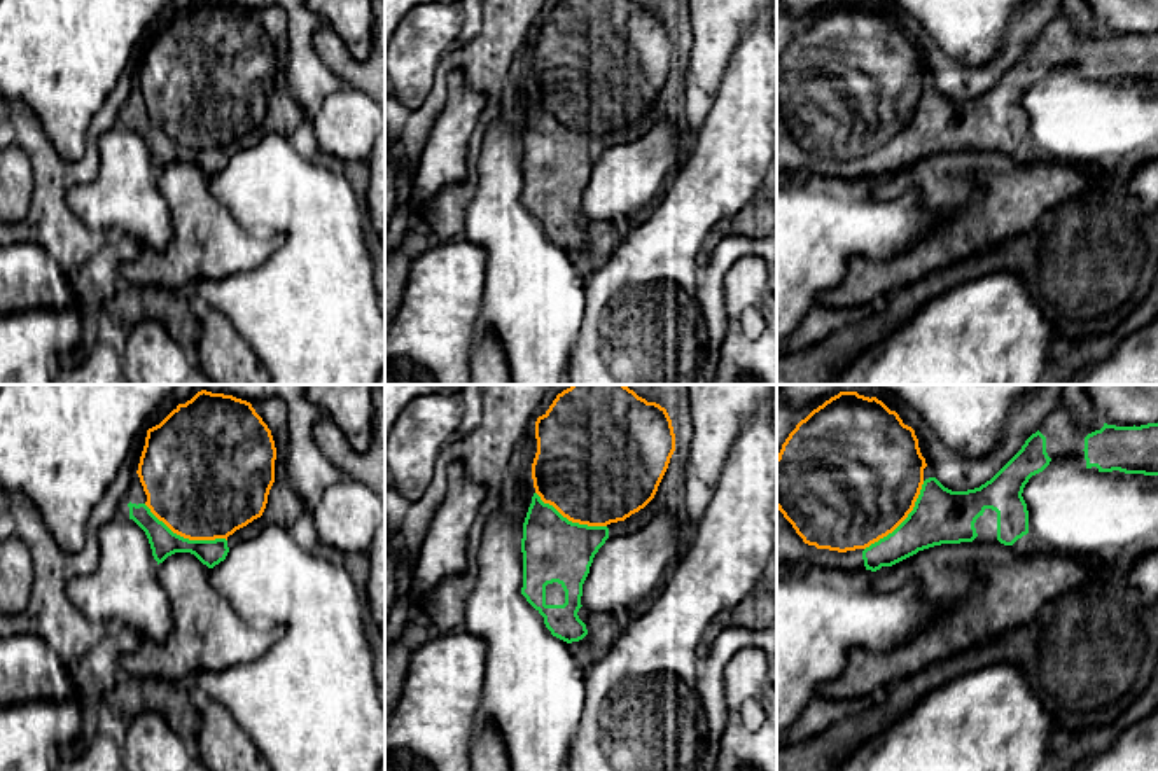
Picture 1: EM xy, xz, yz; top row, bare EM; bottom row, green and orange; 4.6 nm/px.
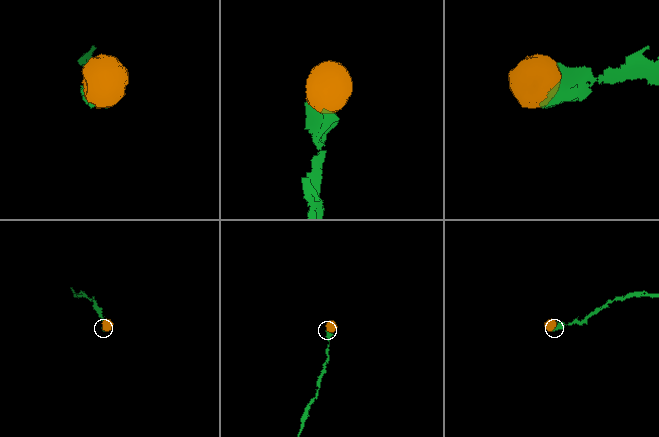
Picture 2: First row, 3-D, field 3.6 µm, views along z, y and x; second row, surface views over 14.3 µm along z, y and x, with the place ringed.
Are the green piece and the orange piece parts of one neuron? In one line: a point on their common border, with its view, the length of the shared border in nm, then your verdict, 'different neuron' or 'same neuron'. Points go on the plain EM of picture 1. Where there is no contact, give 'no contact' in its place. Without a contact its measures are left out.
meets green in xy at (186, 147); contact 420 nm long; same neuron

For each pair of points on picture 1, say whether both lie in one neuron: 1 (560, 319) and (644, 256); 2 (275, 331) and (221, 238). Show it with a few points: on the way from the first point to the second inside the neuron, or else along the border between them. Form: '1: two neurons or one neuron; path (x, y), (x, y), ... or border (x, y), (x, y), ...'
1: two neurons; border (586, 282), (585, 319), (576, 341)
2: two neurons; border (272, 245), (258, 266), (198, 280)

